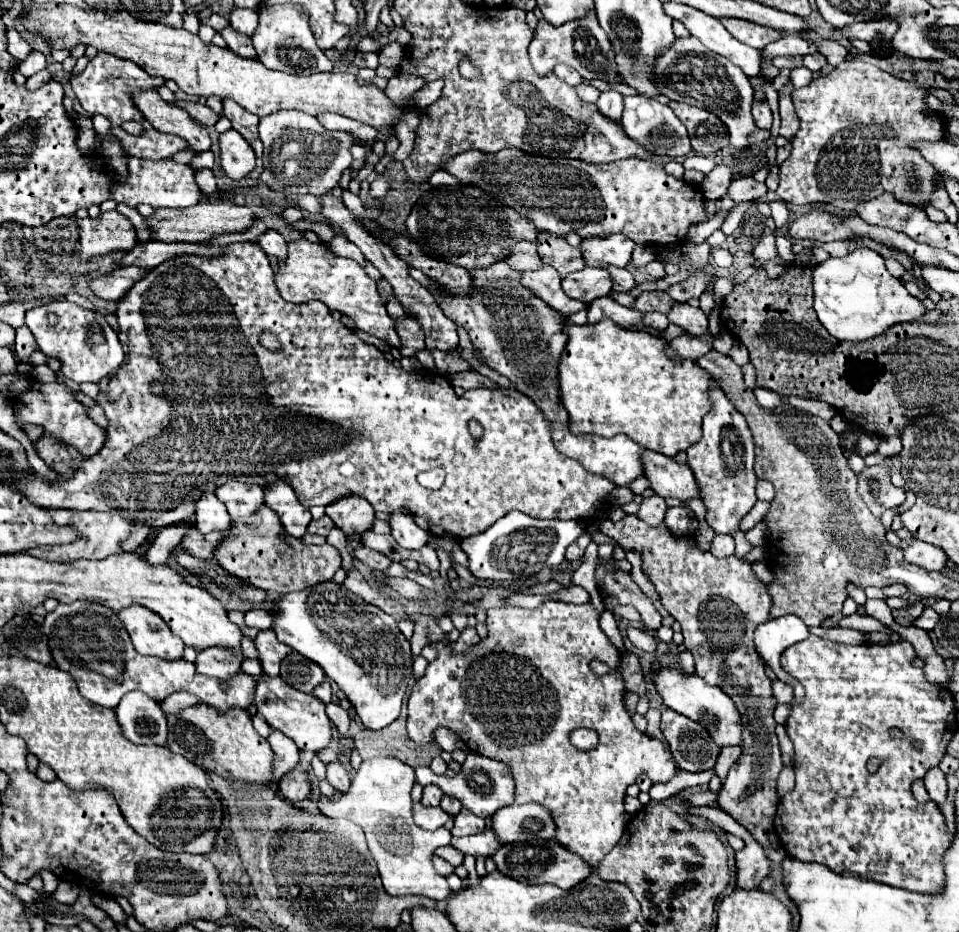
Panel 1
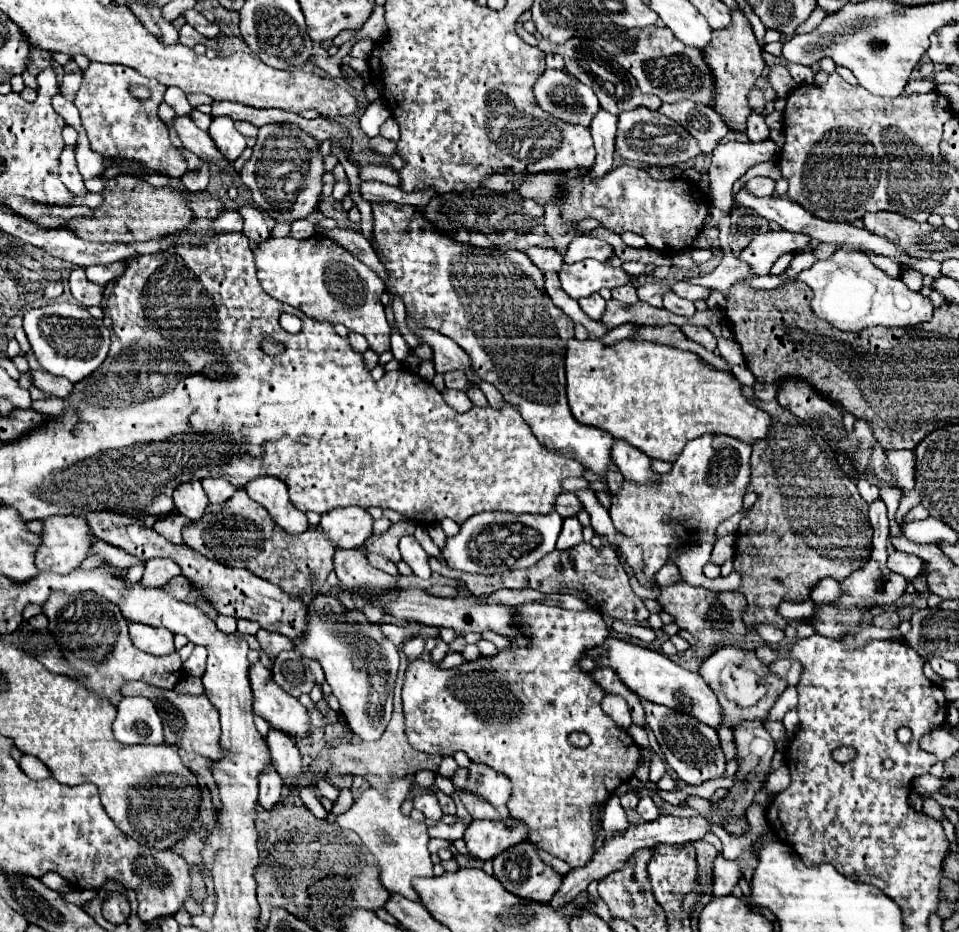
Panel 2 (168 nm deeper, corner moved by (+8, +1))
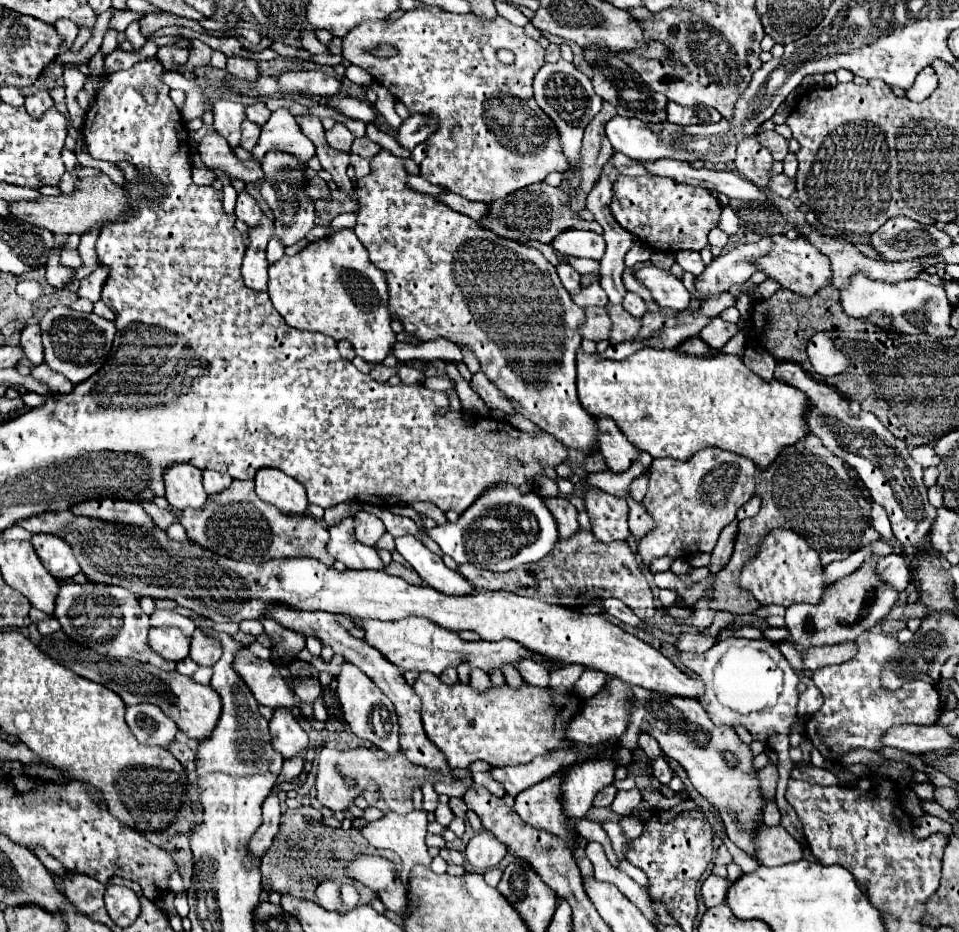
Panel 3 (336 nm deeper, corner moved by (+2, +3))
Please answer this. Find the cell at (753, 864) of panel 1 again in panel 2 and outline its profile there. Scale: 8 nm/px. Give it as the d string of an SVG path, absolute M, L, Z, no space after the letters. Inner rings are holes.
M717 856L713 862L713 894L725 896L731 894L733 886L739 884L743 878L743 870L739 866L739 860L727 860L723 856Z

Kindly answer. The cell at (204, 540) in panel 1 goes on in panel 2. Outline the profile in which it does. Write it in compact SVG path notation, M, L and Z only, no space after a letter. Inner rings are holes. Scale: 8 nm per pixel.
M173 512L173 514L169 514L167 518L159 518L153 528L155 528L163 538L167 538L169 542L181 544L181 542L183 542L181 530L183 530L183 526L187 526L187 524L189 524L189 520L185 520L185 516Z

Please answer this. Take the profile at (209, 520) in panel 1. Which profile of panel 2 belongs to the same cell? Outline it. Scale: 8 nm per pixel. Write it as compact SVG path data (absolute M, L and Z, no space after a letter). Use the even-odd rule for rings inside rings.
M199 480L181 484L177 488L177 492L173 494L173 502L179 514L187 516L191 522L197 522L203 518L207 506L209 506L209 498L201 486Z

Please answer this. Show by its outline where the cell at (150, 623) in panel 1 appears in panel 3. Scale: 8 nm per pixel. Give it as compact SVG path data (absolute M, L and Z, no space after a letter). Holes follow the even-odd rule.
M163 626L149 630L149 646L165 660L179 662L189 656L191 640L177 626Z

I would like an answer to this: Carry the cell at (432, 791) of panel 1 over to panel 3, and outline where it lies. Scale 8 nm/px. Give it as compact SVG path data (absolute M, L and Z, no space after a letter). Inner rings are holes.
M439 804L439 808L435 810L435 820L441 824L441 826L449 826L449 822L453 820L453 812L447 804Z

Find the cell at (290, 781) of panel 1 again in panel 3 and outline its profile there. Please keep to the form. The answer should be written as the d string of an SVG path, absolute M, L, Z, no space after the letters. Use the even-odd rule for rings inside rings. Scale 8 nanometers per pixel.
M287 708L273 710L273 718L269 722L269 730L273 736L273 746L283 754L283 758L293 758L307 750L307 734L297 724L295 716Z

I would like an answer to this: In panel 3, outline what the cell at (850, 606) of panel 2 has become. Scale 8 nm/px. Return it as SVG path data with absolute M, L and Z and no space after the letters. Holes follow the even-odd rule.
M875 556L867 558L859 570L841 578L833 588L829 588L819 606L799 604L787 608L785 628L789 630L789 636L785 640L791 642L799 654L813 646L857 640L859 634L873 628L889 614L889 610L897 602L897 596L899 592L891 590L889 586L883 586L883 582L875 578Z

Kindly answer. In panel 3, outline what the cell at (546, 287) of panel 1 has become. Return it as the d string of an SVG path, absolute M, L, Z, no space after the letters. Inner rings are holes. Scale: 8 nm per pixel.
M565 264L565 266L557 266L557 274L559 274L563 286L565 286L571 294L577 294L577 292L581 290L581 274L575 272L569 264Z

